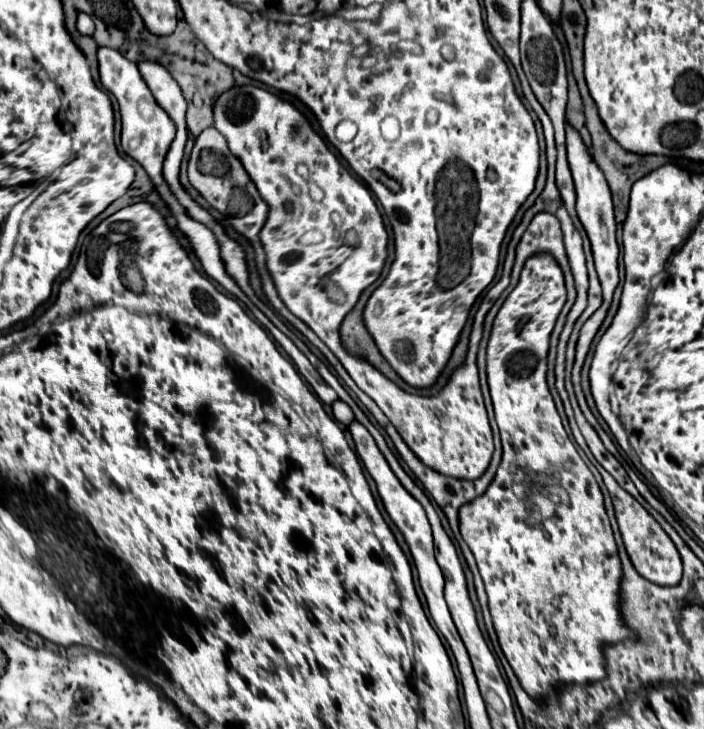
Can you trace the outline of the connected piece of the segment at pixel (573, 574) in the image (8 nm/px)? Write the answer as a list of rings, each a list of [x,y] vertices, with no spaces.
[[[546,251],[528,257],[516,289],[508,295],[494,319],[492,335],[488,341],[488,385],[504,445],[502,463],[514,463],[536,473],[560,477],[562,487],[568,491],[568,501],[560,499],[550,519],[532,521],[522,499],[518,499],[512,491],[512,471],[500,467],[486,493],[460,507],[460,533],[474,553],[482,581],[486,585],[488,607],[492,613],[498,643],[520,685],[536,703],[544,703],[548,697],[558,697],[566,685],[590,685],[594,681],[606,679],[608,671],[604,649],[626,639],[640,639],[628,627],[620,609],[620,583],[624,573],[610,519],[606,515],[604,495],[594,475],[578,455],[574,443],[568,439],[546,385],[546,355],[550,347],[550,335],[546,333],[552,333],[564,303],[566,285],[558,261]]]

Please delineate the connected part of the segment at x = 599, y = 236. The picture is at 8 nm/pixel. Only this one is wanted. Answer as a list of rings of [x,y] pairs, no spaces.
[[[566,123],[566,149],[568,149],[568,163],[570,163],[570,171],[572,171],[574,185],[576,185],[576,195],[578,195],[576,211],[578,211],[578,217],[580,217],[580,221],[582,221],[586,233],[588,233],[588,239],[592,243],[594,263],[596,263],[596,271],[598,271],[598,277],[600,277],[600,283],[602,283],[602,295],[604,295],[604,301],[602,301],[600,309],[584,323],[584,327],[580,331],[578,345],[576,345],[576,363],[574,363],[574,369],[572,369],[572,383],[574,383],[574,391],[582,391],[580,379],[576,375],[580,375],[580,369],[584,365],[584,359],[586,359],[586,353],[592,345],[592,339],[598,333],[598,329],[600,329],[600,325],[606,317],[606,311],[612,303],[612,293],[618,285],[618,255],[620,255],[620,249],[618,249],[618,243],[616,243],[616,221],[614,221],[614,205],[612,205],[610,187],[604,179],[602,169],[598,167],[598,163],[594,161],[590,149],[586,147],[584,139],[580,137],[580,133],[570,123]]]

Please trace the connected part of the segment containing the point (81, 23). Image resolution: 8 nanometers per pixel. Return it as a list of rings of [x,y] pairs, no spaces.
[[[78,13],[78,31],[84,35],[92,35],[94,33],[94,21],[92,17],[88,17],[88,13]]]

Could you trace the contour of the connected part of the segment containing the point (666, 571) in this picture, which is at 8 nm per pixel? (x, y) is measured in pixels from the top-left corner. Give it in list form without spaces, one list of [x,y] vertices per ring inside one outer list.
[[[594,463],[612,495],[612,501],[614,501],[614,509],[616,509],[616,517],[618,517],[618,525],[620,525],[620,531],[622,531],[622,539],[624,539],[624,545],[626,545],[626,551],[634,563],[634,567],[640,571],[640,575],[652,583],[658,583],[658,585],[678,585],[680,579],[682,579],[682,559],[680,559],[680,553],[676,549],[676,545],[672,543],[672,539],[666,535],[666,531],[658,525],[658,521],[626,491],[622,489],[616,479],[600,465],[600,463]]]

